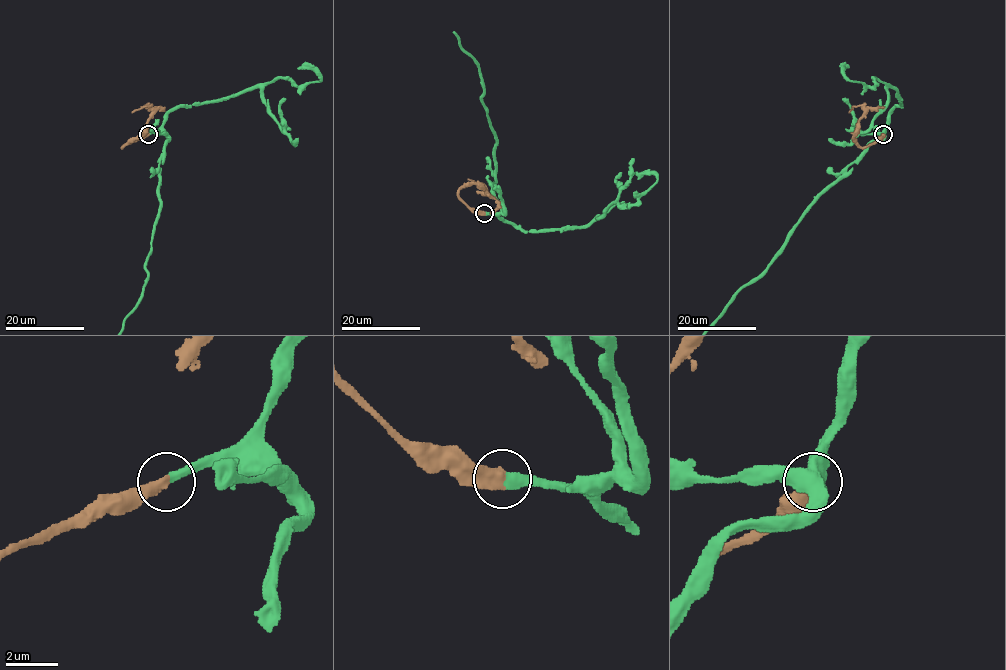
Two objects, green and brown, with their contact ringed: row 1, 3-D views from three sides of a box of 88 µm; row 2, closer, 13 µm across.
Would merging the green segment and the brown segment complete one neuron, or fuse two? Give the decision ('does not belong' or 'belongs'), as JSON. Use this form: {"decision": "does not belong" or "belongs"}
{"decision": "belongs"}

